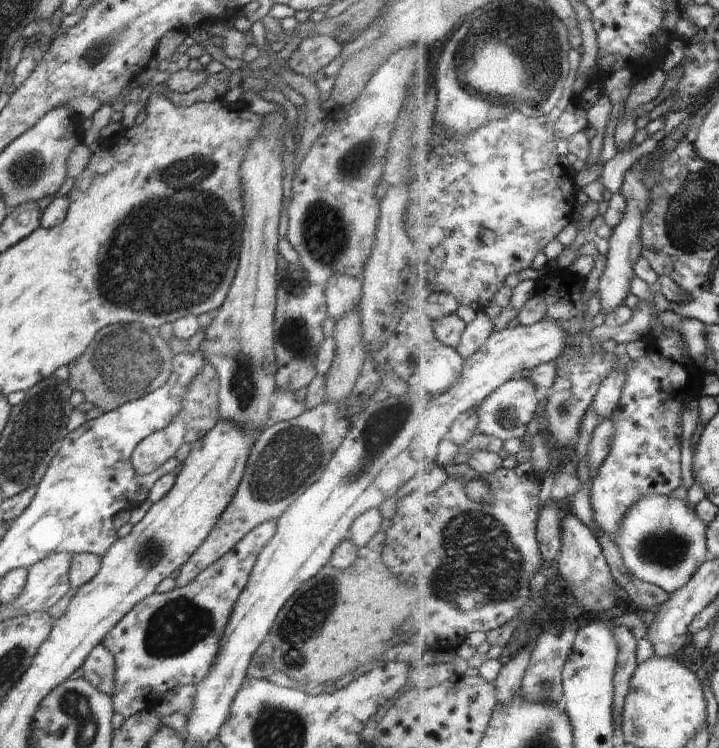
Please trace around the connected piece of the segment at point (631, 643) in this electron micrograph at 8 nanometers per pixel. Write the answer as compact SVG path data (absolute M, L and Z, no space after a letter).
M617 626L616 638L620 643L620 658L615 674L615 706L617 710L622 714L621 730L623 732L623 710L627 703L627 696L630 690L631 680L636 674L638 665L638 638L632 634L632 630L628 627Z

